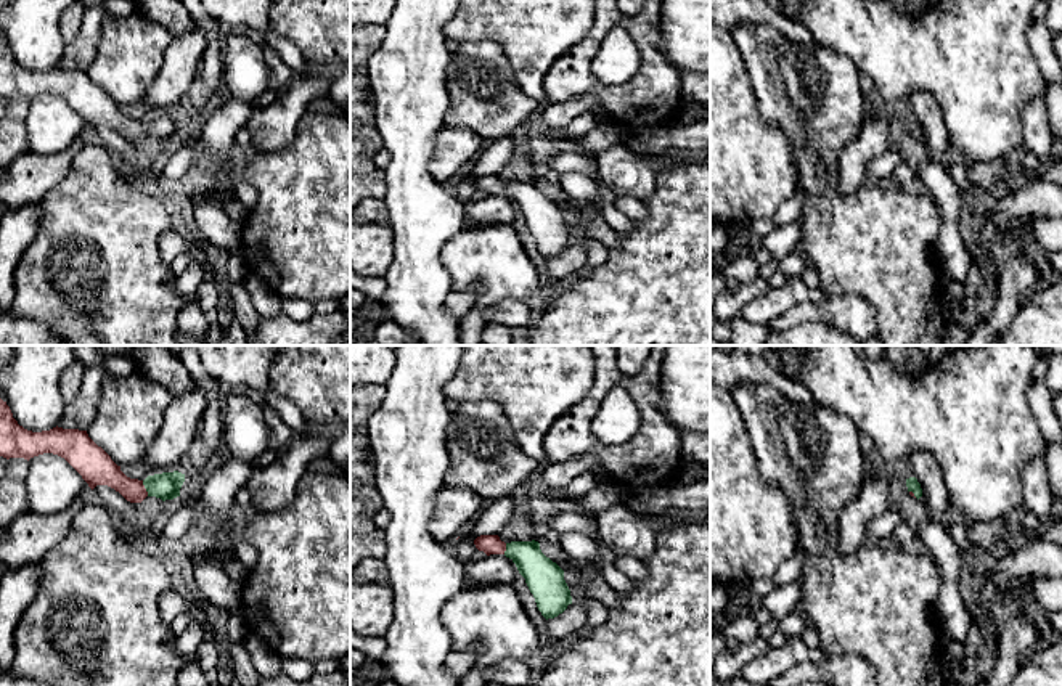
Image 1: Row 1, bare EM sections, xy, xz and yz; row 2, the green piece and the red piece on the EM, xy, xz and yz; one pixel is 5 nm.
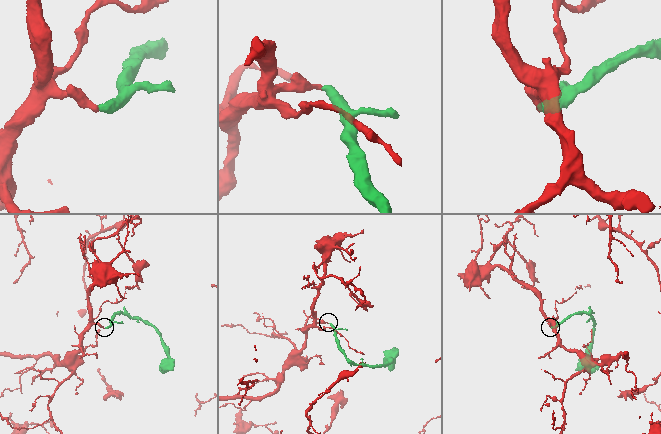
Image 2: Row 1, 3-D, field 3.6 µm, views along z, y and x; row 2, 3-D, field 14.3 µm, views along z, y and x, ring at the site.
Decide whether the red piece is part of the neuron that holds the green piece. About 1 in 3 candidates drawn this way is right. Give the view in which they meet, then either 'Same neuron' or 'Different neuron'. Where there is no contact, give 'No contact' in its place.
Touches green in xy. Same neuron

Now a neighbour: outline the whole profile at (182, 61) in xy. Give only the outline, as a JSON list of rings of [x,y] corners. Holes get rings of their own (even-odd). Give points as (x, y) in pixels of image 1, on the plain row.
[[[196,21],[190,32],[174,35],[161,71],[141,100],[149,116],[174,112],[185,106],[186,92],[199,74],[206,47],[207,32]]]

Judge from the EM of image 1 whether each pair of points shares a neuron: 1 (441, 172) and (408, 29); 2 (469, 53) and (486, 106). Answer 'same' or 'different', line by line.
1: different
2: same

